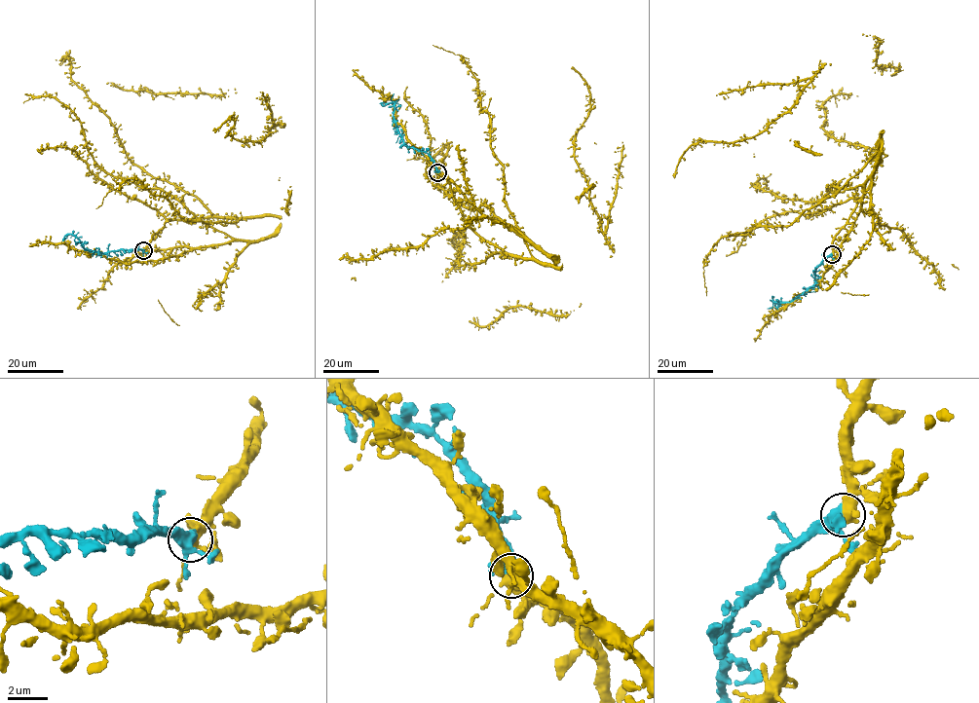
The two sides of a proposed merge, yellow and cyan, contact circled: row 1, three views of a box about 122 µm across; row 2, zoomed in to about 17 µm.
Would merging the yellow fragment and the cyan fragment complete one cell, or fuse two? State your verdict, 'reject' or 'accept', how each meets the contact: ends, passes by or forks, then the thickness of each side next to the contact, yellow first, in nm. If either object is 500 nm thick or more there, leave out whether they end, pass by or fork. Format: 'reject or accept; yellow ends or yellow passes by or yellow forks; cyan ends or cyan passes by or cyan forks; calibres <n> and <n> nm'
accept; yellow passes by; cyan forks; calibres 400 and 340 nm

